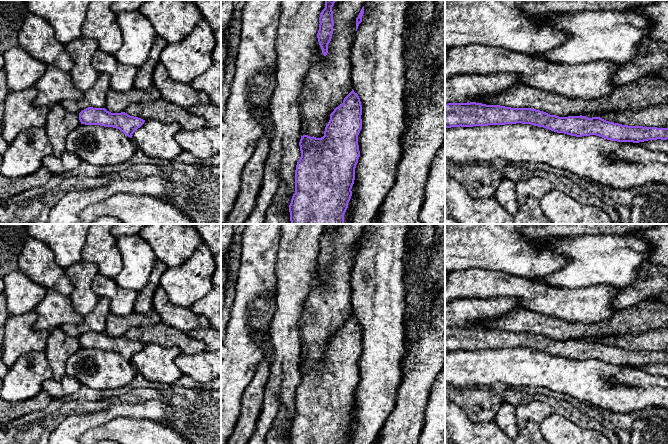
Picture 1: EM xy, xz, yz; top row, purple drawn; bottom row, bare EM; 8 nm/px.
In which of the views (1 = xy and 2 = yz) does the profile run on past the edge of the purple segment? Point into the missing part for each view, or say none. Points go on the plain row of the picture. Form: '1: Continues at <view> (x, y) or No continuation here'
1: No continuation here
2: No continuation here

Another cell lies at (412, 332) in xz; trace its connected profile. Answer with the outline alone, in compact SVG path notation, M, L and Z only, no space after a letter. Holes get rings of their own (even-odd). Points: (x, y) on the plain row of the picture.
M420 315L418 319L412 322L411 326L407 329L406 341L409 343L414 343L418 337L418 330L420 328L420 323L425 315Z

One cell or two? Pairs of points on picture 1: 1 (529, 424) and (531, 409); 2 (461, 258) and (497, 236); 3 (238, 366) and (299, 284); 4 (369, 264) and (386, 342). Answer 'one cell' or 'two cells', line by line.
1: one cell
2: one cell
3: two cells
4: one cell

